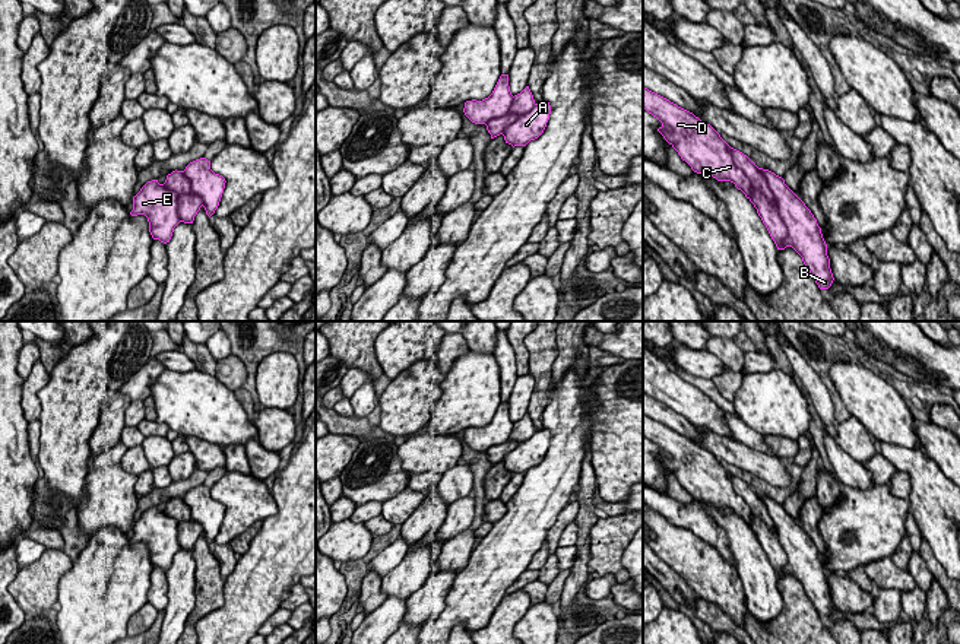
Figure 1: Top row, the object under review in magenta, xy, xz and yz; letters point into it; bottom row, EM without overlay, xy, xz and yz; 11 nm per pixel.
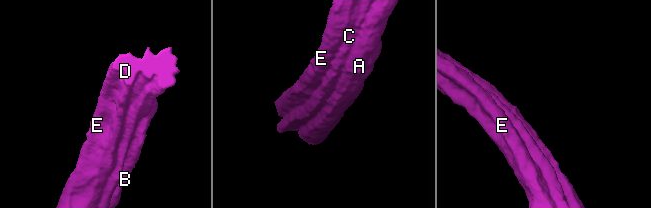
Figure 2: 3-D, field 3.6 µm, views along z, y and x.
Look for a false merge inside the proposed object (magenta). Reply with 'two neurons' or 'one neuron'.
two neurons

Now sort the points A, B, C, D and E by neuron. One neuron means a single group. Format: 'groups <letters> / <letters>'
groups A B / C D E

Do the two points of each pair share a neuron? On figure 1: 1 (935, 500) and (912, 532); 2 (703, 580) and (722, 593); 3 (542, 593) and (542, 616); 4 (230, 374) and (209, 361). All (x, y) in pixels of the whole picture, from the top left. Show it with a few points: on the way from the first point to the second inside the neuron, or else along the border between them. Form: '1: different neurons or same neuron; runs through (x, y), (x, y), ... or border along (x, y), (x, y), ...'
1: different neurons; border along (909, 510), (934, 555)
2: same neuron; runs through (707, 580), (718, 589)
3: different neurons; border along (551, 603), (541, 602), (531, 606)
4: different neurons; border along (216, 361), (214, 374)

